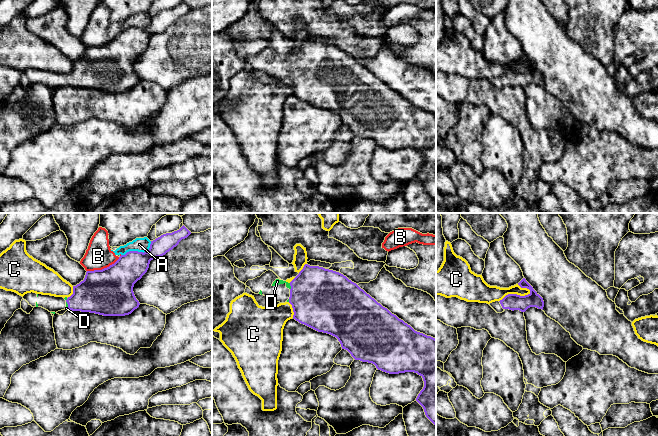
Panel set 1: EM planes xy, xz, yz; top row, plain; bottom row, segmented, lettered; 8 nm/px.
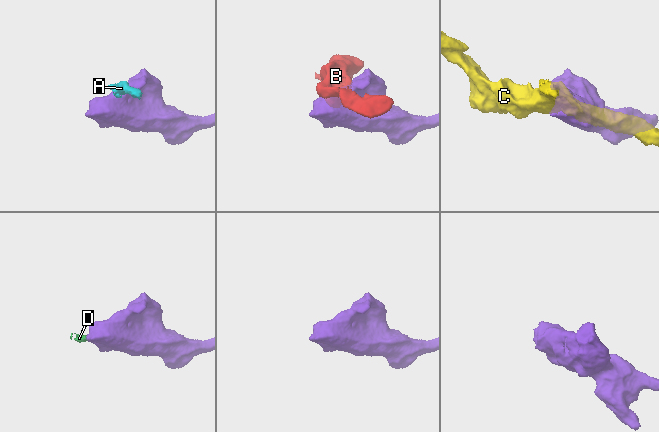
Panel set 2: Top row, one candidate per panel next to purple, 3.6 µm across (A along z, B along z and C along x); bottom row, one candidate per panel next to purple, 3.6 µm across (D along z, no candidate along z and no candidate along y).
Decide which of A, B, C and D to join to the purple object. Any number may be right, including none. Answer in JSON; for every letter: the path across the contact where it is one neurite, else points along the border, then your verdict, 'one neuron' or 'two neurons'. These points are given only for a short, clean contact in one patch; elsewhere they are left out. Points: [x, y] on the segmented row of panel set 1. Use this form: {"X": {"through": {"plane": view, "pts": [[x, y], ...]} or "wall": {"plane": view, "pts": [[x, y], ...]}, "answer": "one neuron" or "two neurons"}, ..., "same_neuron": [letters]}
{"A": {"wall": {"plane": "xy", "pts": [[151, 241], [150, 247], [146, 251], [127, 251], [121, 255]]}, "answer": "two neurons"}, "B": {"answer": "two neurons"}, "C": {"wall": {"plane": "yz", "pts": [[530, 290], [524, 295], [506, 294], [499, 301]]}, "answer": "two neurons"}, "D": {"answer": "one neuron"}, "same_neuron": ["D"]}

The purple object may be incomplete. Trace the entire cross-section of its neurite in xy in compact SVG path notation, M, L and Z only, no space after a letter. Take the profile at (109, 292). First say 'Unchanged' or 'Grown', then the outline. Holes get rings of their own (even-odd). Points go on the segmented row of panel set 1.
Grown. M183 225L179 230L163 234L151 241L150 248L147 252L129 251L125 255L121 255L114 264L107 268L87 271L84 280L76 286L73 286L73 294L68 298L31 292L25 294L23 299L32 307L42 307L53 314L61 310L72 310L90 312L103 316L129 315L140 305L134 295L133 287L147 272L150 261L165 255L190 234L191 232Z

